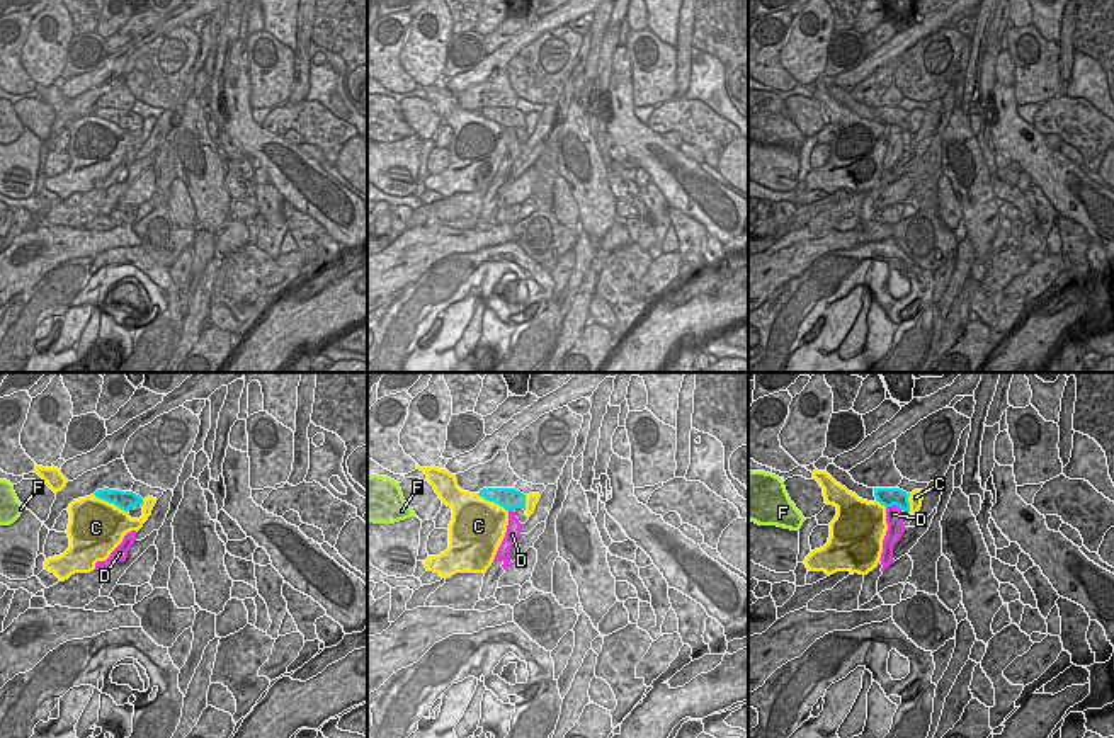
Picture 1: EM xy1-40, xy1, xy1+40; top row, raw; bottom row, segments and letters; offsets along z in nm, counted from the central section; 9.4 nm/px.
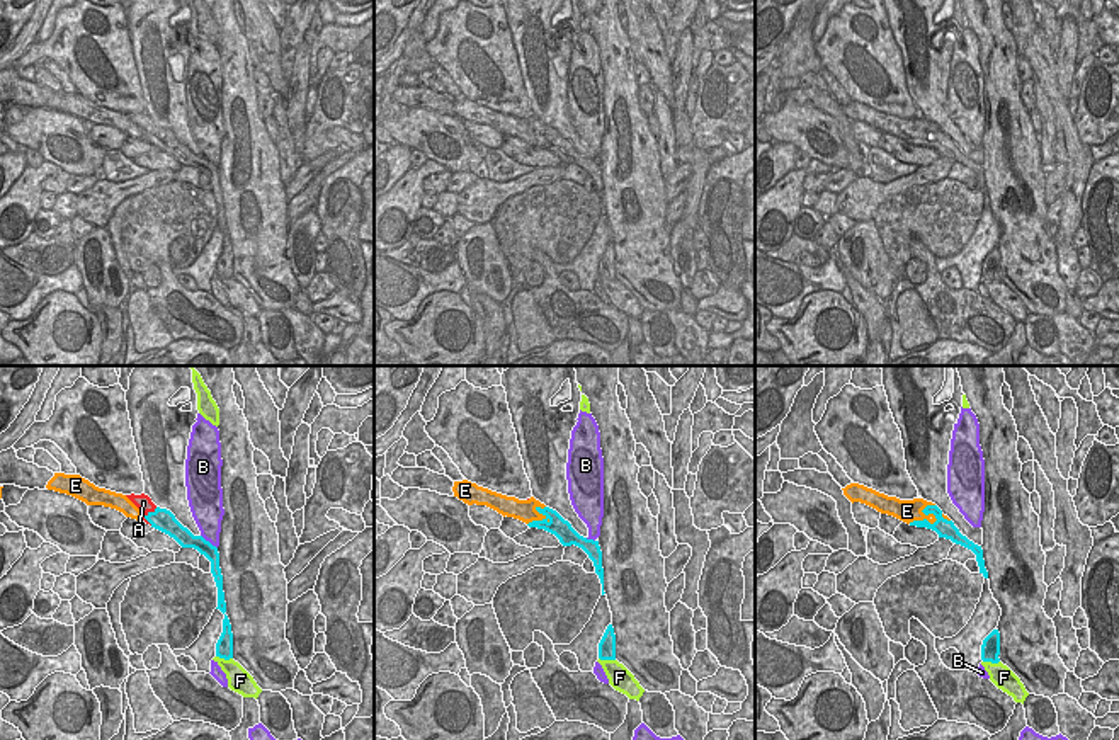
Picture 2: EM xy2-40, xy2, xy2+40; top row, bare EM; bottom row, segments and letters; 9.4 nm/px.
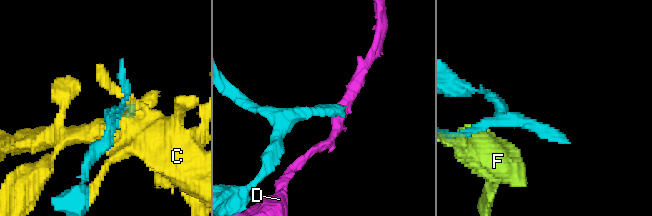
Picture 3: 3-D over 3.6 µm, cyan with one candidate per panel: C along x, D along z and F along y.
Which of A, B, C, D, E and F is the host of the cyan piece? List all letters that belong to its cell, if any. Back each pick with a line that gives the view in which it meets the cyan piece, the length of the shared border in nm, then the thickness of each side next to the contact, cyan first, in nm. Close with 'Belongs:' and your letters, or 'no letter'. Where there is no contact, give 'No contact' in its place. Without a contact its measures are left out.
A: Touches cyan in xy2-40. Shared border 190 nm. Thickness 220 nm (cyan) against 160 nm
Belongs: A

